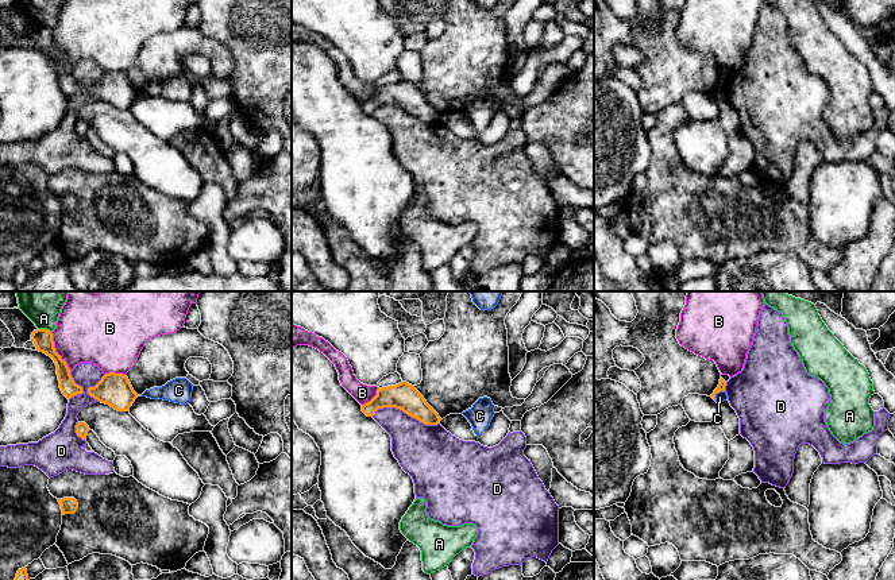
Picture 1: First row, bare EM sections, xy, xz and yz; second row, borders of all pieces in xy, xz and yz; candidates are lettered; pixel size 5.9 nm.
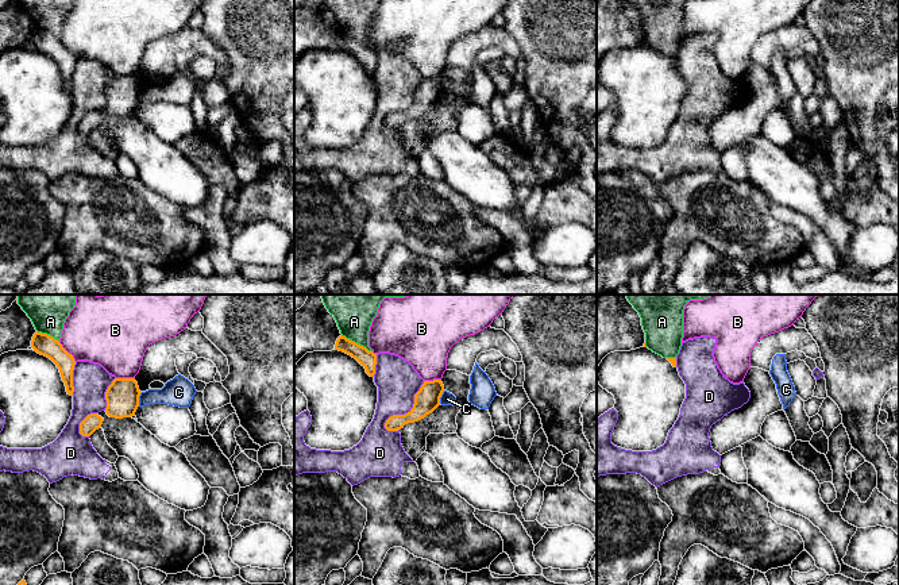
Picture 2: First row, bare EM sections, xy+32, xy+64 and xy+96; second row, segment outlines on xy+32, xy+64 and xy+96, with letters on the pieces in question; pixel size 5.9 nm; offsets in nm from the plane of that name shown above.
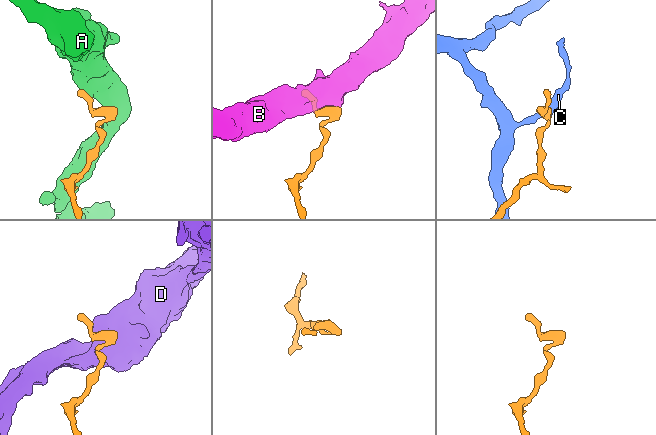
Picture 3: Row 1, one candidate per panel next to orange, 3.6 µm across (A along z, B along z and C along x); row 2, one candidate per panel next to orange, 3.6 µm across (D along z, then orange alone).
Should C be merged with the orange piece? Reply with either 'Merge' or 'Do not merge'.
Do not merge

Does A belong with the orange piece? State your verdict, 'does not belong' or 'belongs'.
does not belong

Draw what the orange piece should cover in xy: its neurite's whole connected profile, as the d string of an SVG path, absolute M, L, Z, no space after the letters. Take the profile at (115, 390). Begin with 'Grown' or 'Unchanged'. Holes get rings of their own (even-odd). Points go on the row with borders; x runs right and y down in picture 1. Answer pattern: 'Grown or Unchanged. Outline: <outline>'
Unchanged. Outline: M115 372L105 374L94 387L88 388L88 394L117 411L128 411L139 397L128 378Z

